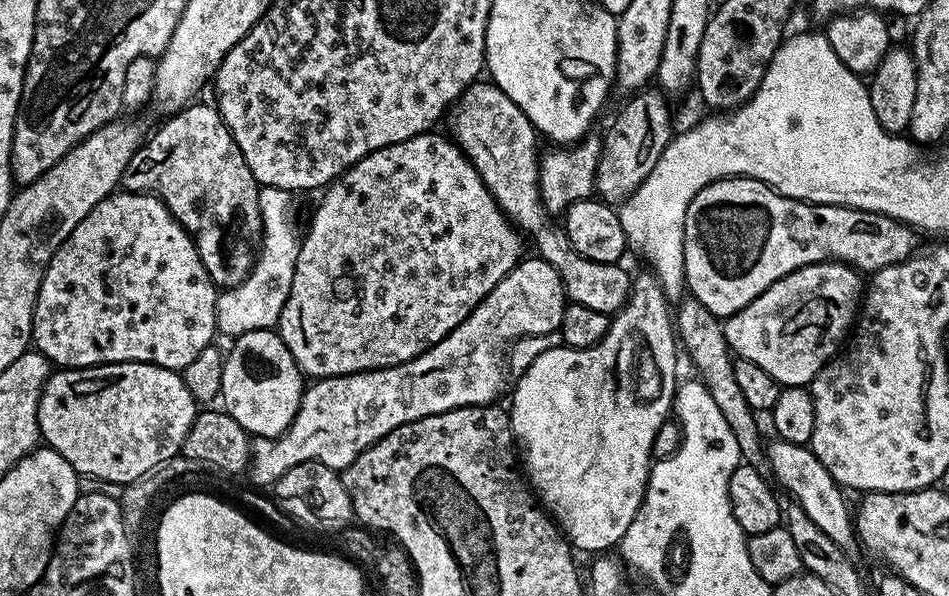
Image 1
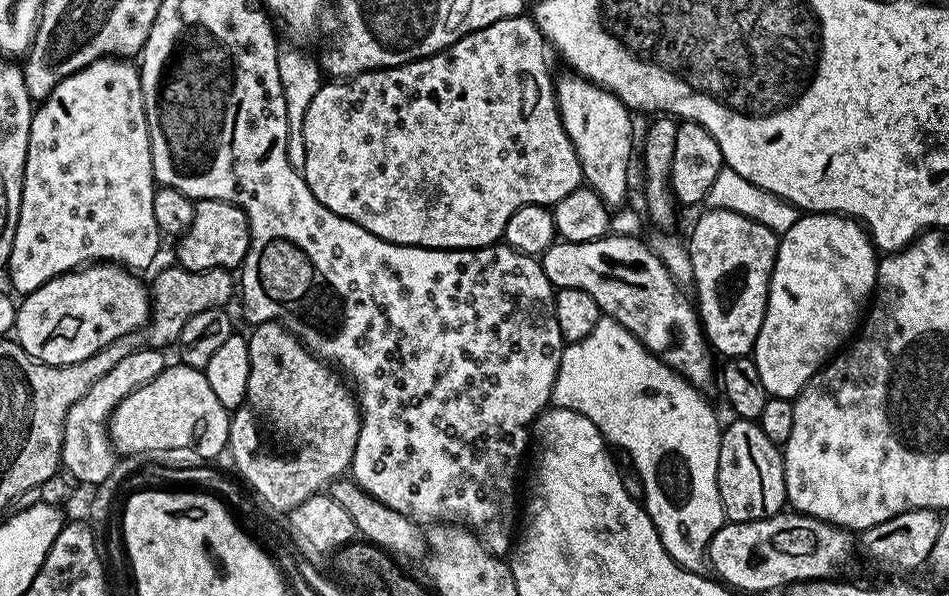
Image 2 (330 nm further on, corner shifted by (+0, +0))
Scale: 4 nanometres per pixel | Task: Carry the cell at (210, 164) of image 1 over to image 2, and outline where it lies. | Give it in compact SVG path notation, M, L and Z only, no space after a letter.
M202 200L196 204L194 222L190 222L187 232L179 237L175 263L186 270L210 270L211 268L239 269L250 246L250 230L246 214L237 204L227 204L225 200Z

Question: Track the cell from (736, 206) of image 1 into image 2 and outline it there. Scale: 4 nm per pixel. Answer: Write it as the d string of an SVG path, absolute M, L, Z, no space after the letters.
M708 208L697 218L686 243L694 262L700 322L709 345L724 358L749 355L766 314L768 284L776 265L777 233L737 212Z

